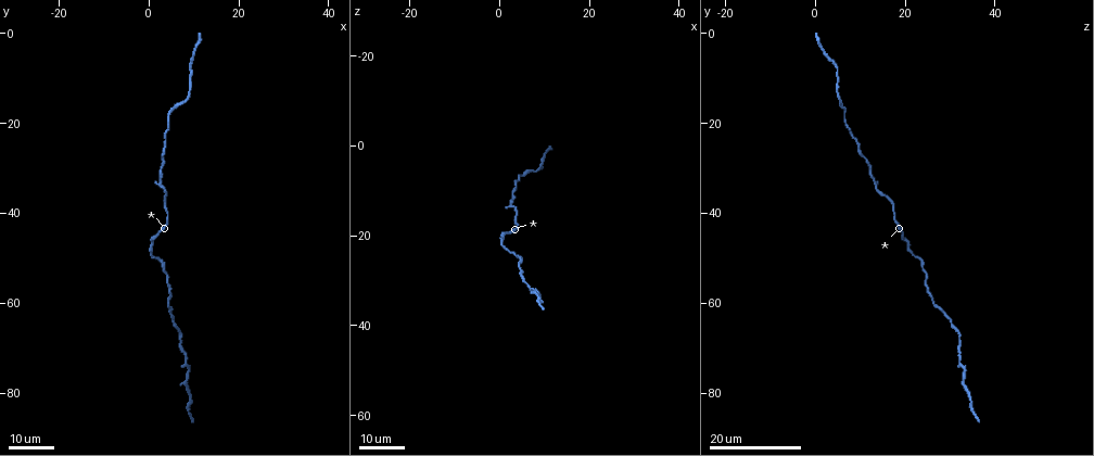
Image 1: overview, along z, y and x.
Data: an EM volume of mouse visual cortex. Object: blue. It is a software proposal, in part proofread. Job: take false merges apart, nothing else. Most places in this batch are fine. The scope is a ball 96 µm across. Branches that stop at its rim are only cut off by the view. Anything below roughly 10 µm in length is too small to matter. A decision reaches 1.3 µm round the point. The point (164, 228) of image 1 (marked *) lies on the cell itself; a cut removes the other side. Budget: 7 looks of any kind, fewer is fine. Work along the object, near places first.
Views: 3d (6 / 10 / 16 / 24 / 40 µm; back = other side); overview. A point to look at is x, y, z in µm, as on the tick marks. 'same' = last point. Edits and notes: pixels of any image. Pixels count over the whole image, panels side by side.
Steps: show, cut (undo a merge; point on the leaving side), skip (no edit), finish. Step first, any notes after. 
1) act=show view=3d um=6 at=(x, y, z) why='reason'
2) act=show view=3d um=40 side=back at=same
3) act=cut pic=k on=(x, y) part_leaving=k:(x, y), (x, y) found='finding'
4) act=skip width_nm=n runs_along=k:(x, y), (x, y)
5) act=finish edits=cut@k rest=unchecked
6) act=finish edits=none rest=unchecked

act=show view=3d um=24 at=(1.0, 49.5, 23.0) why='narrows sharply'

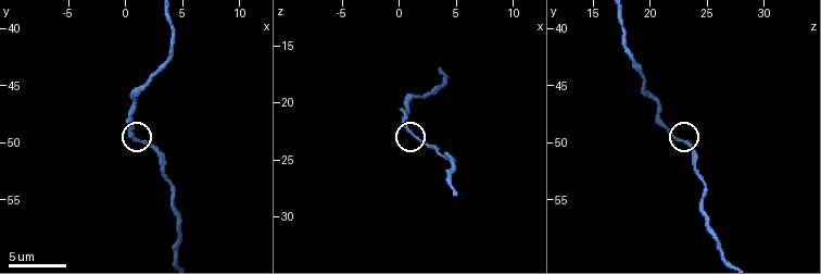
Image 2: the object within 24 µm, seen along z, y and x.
act=show view=3d um=10 at=(1.6, 50.0, 23.2) why='zoom in'

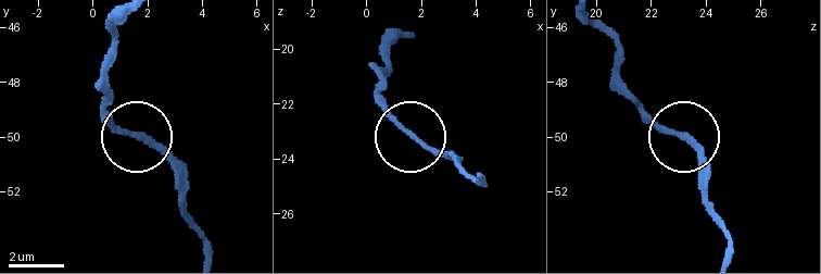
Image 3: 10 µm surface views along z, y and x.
act=skip width_nm=170 found='continuous, no second cell'

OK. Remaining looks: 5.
act=show view=3d um=16 at=(3.0, 31.0, 12.5) why='thick turns thin'

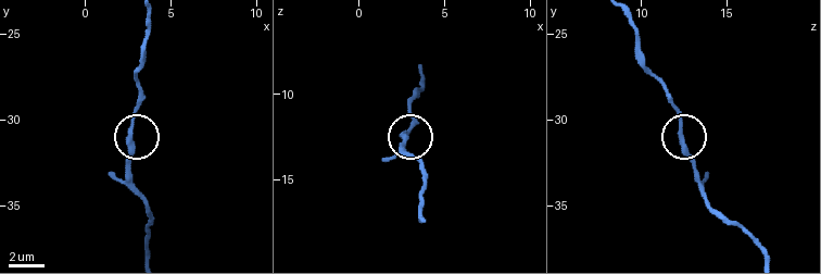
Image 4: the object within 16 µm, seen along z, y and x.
act=show view=3d um=10 at=(2.7, 30.8, 12.3) why='zoom in'

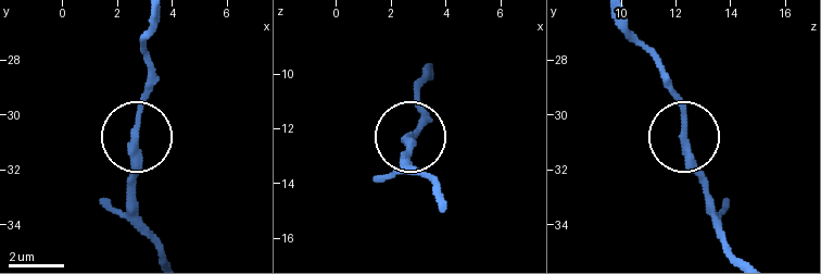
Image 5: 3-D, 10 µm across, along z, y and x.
act=skip runs_along=5:(736, 253), (710, 211), (666, 66) found='all the same cell'

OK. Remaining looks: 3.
act=show view=3d um=24 at=(5.5, 17.0, 6.5)

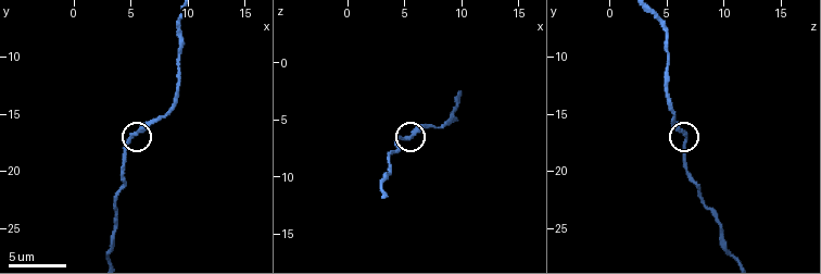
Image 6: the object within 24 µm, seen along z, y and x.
act=show view=3d um=6 at=(5.0, 17.2, 6.4) why='zoom in'

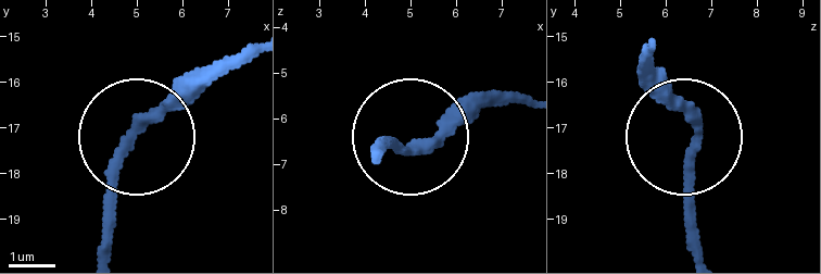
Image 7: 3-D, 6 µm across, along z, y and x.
act=skip runs_along=7:(113, 251), (116, 146), (202, 69) found='one cell here'

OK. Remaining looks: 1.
act=show view=3d um=10 at=(9.4, 11.8, 5.0) why='sudden change in width'

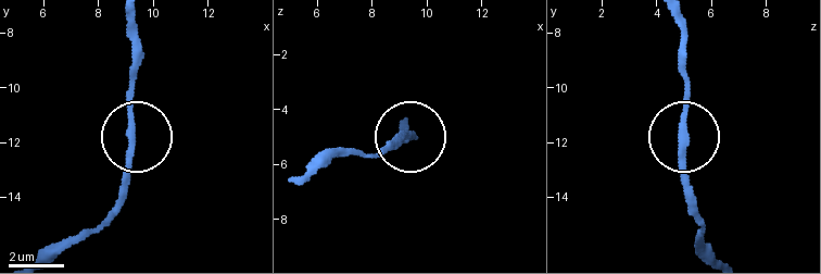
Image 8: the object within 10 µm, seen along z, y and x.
act=skip runs_along=8:(705, 256), (697, 246), (703, 220), (683, 185), (683, 69) found='one cell here'

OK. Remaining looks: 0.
act=finish edits=none rest=unchecked

